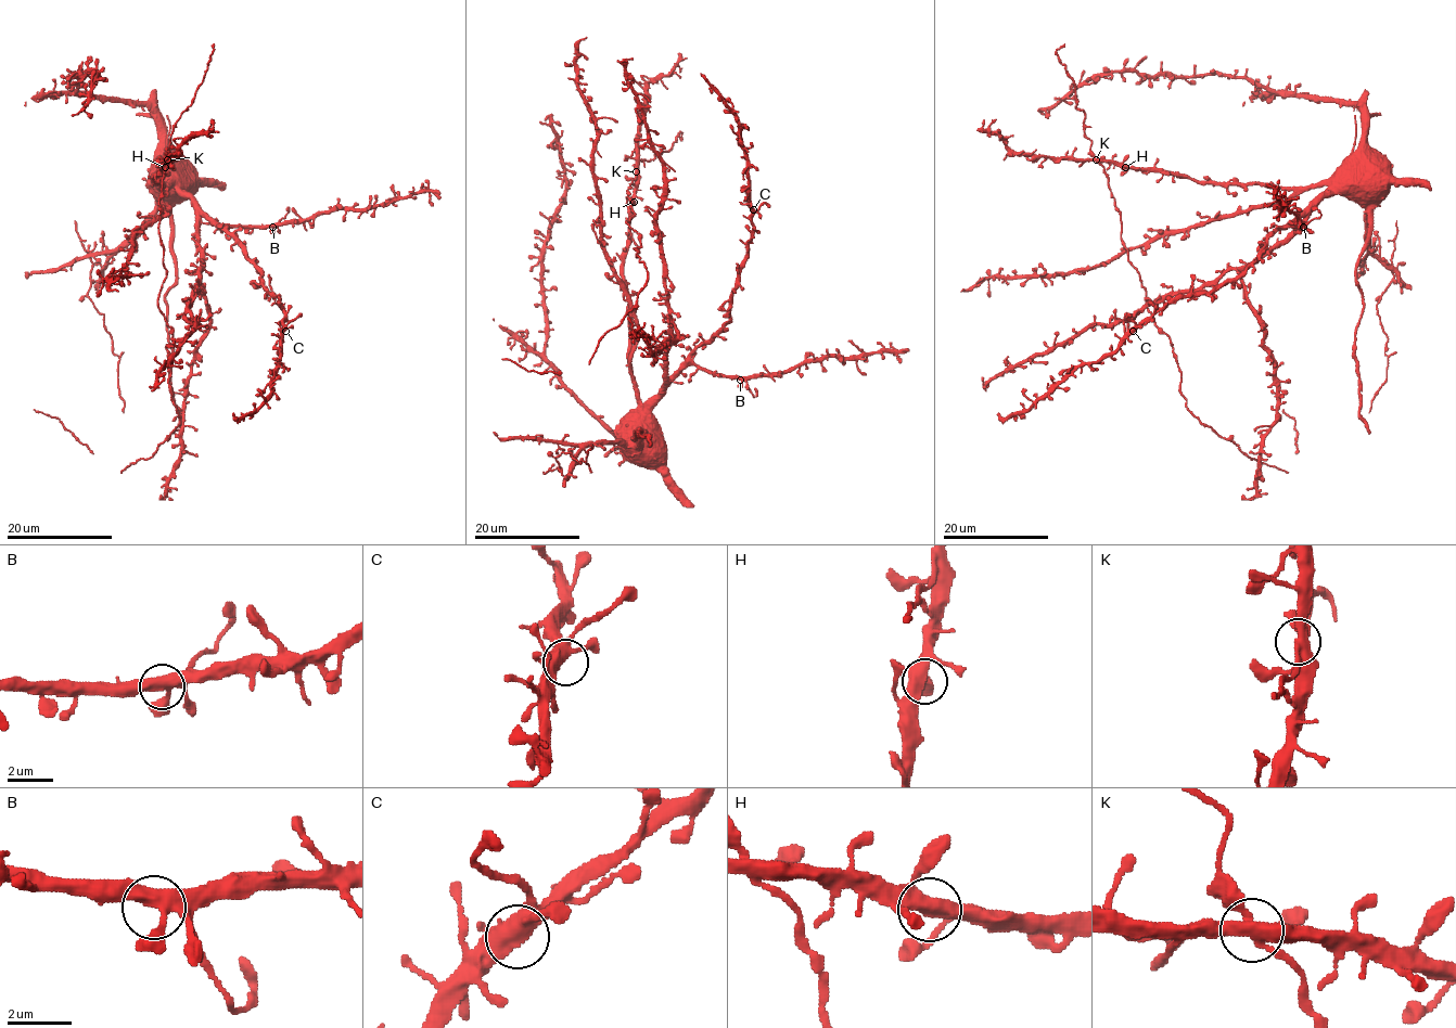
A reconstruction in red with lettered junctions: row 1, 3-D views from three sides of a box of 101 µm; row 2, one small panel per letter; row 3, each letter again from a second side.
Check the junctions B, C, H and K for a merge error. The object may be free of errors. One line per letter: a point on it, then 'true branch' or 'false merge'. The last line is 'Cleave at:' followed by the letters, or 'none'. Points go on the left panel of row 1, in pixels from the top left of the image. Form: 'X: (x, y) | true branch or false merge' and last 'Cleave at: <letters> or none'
B: (272, 227) | true branch
C: (285, 331) | true branch
H: (165, 167) | true branch
K: (167, 159) | true branch
Cleave at: none

